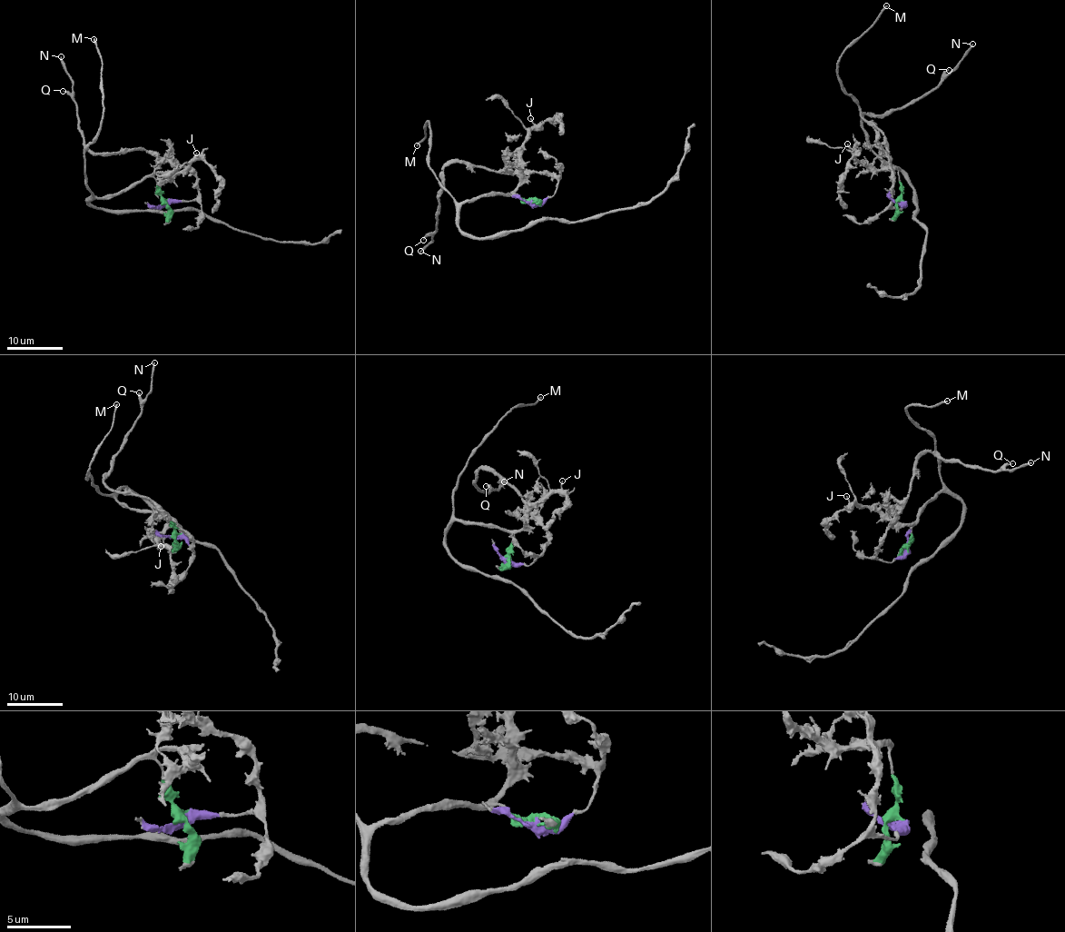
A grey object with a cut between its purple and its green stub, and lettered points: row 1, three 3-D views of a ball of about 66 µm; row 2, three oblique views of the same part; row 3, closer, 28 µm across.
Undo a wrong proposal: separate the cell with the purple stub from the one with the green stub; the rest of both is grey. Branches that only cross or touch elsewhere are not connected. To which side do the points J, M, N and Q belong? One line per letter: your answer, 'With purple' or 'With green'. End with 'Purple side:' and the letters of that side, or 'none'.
J: With green
M: With green
N: With purple
Q: With purple
Purple side: N, Q

